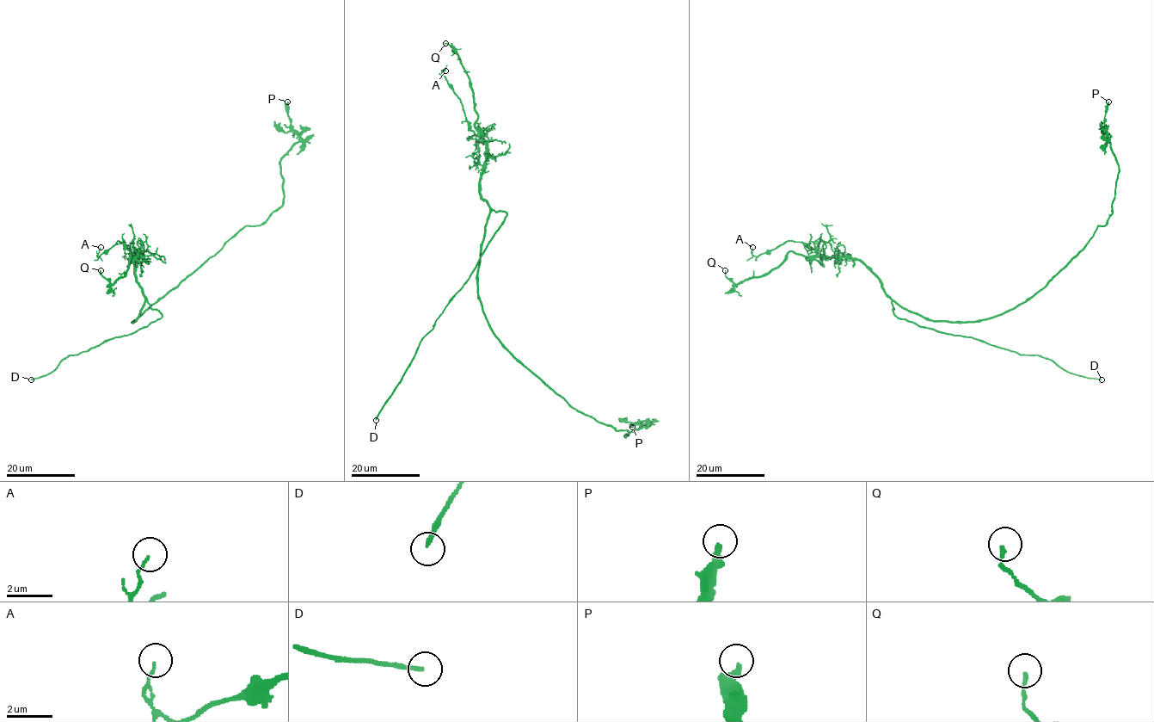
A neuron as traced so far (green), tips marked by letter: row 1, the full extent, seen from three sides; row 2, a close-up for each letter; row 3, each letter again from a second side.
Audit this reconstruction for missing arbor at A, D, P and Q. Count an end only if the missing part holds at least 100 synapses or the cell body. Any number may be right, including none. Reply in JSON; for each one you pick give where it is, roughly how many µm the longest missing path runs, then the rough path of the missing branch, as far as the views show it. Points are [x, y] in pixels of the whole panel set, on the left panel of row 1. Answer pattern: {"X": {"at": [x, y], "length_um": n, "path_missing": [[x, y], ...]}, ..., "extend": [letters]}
{"D": {"at": [31, 379], "length_um": 20, "path_missing": [[31, 379], [17, 388], [15, 381]]}, "extend": ["D"]}

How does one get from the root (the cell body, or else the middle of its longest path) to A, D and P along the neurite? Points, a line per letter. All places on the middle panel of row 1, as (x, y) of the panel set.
A: (478, 286), (481, 243), (490, 212), (481, 194), (487, 144), (469, 128), (463, 104), (442, 72), (445, 70)
D: (478, 286), (487, 217), (493, 210), (505, 212), (504, 223), (469, 280), (420, 342), (376, 420)
P: (478, 286), (493, 333), (527, 368), (575, 410), (616, 430), (627, 430), (625, 437), (644, 426), (632, 427)

